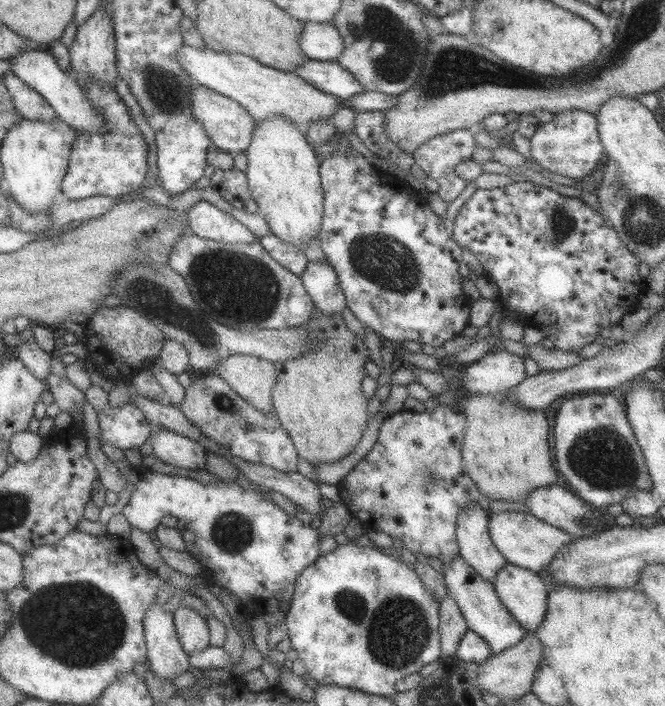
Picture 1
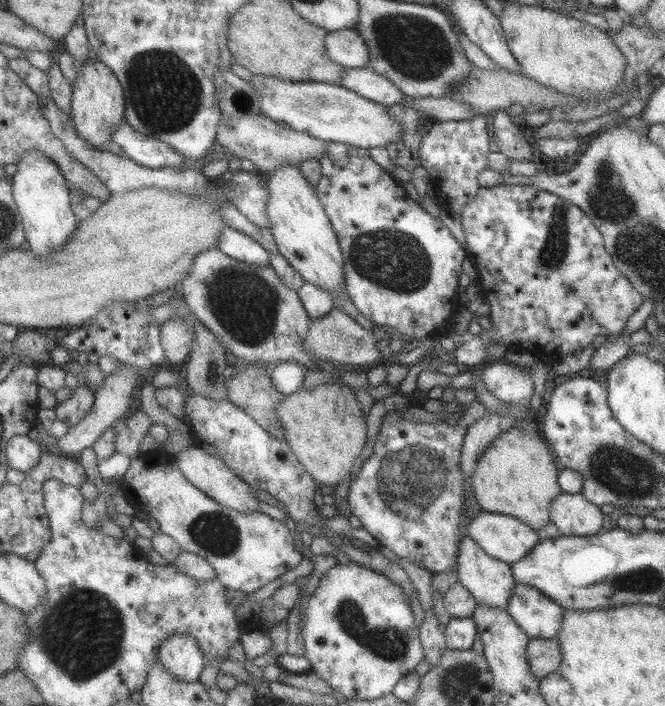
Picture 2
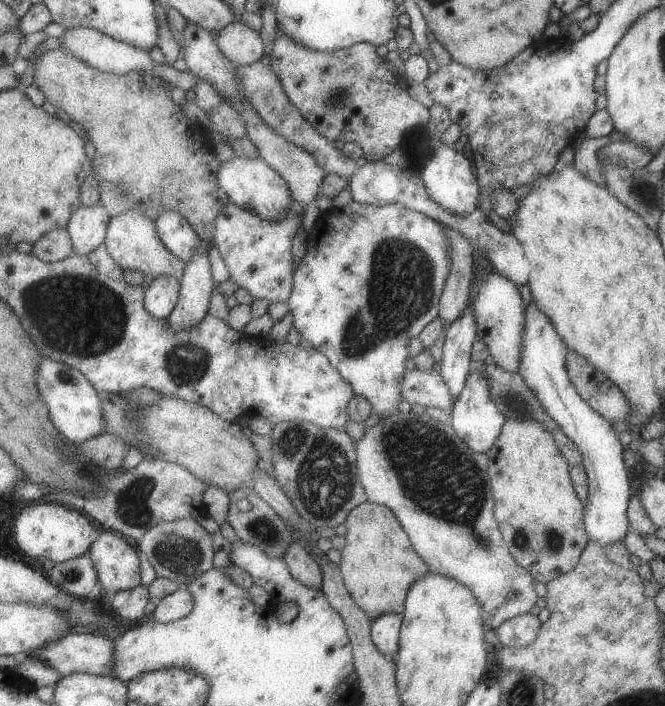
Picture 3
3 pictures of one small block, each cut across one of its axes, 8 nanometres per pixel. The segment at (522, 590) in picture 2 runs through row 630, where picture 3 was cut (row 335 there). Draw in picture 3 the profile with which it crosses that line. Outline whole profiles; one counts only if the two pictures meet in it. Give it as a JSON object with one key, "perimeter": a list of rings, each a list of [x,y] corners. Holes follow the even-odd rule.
{"perimeter":[[[533,304],[525,308],[525,326],[523,326],[523,346],[521,346],[521,360],[519,360],[519,374],[525,380],[527,388],[533,390],[535,398],[541,402],[545,412],[557,422],[563,434],[577,446],[581,452],[581,466],[587,472],[589,480],[589,494],[583,502],[583,526],[589,536],[589,542],[599,546],[607,546],[613,542],[623,540],[627,532],[631,532],[631,524],[627,518],[627,506],[631,500],[631,476],[623,464],[623,450],[619,444],[619,430],[613,424],[599,416],[573,388],[569,374],[565,370],[565,356],[567,346],[561,336],[555,332],[555,326],[549,318]]]}

